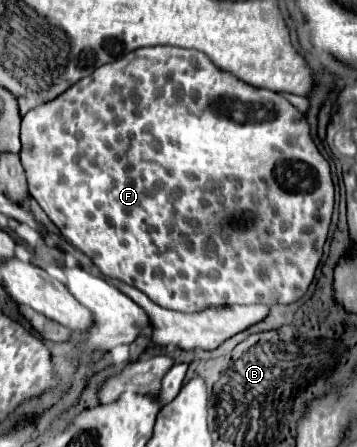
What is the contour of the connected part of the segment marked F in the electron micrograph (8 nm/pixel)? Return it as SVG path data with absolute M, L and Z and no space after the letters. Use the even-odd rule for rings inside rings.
M148 46L96 68L94 74L82 78L78 84L74 84L74 88L58 96L58 100L40 104L38 108L30 110L22 118L20 138L20 158L26 168L30 194L58 226L62 236L82 254L86 254L106 278L116 278L128 286L134 286L162 308L176 312L202 312L208 308L232 304L292 304L306 294L328 238L334 210L334 184L330 166L310 136L310 124L306 116L296 110L282 94L244 84L234 74L214 66L204 52L176 46Z

